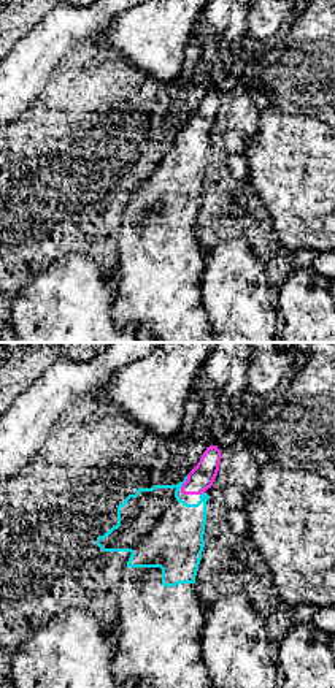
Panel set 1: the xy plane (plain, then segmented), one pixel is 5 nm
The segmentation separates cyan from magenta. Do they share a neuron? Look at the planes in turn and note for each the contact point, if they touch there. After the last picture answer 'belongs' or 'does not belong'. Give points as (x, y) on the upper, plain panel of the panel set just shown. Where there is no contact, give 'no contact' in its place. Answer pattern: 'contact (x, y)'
contact (184, 126)

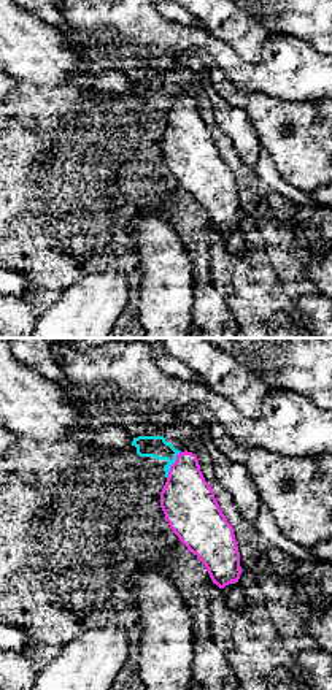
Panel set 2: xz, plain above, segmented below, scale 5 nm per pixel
contact (172, 108)

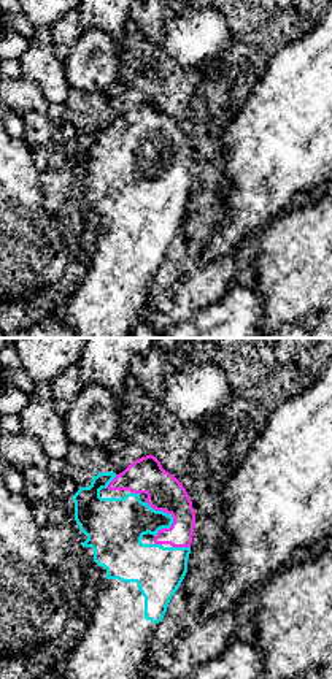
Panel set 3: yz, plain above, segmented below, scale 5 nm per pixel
contact (172, 162)

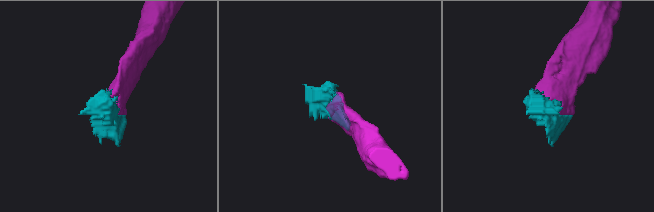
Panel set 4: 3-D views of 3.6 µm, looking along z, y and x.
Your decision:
belongs

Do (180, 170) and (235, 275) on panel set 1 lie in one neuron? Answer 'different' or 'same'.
different

